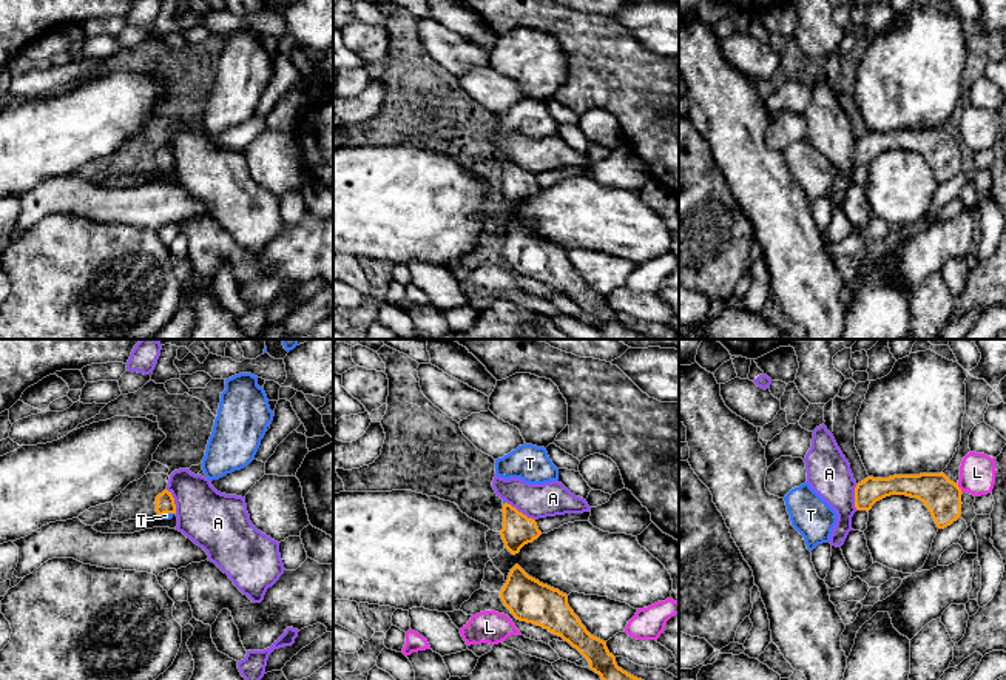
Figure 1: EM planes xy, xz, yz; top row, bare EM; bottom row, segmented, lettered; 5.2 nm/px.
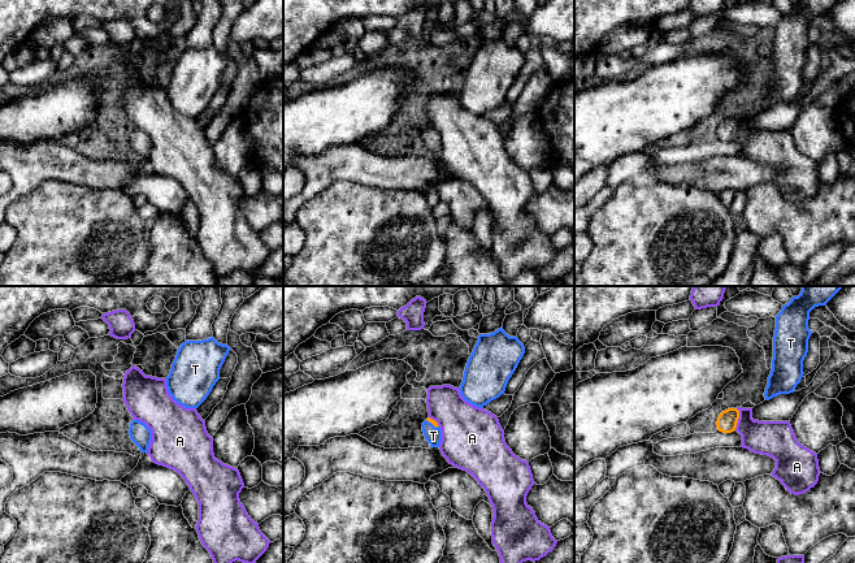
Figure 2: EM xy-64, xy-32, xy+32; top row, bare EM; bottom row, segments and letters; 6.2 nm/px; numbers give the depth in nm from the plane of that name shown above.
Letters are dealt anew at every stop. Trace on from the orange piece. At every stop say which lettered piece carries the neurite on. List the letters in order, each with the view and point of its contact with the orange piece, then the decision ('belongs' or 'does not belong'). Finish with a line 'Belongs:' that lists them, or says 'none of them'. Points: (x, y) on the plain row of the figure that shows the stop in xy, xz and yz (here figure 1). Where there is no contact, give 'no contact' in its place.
A: contact xz (520, 167); does not belong
L: contact yz (960, 144); does not belong
T: contact xy (167, 167); belongs
Belongs: T

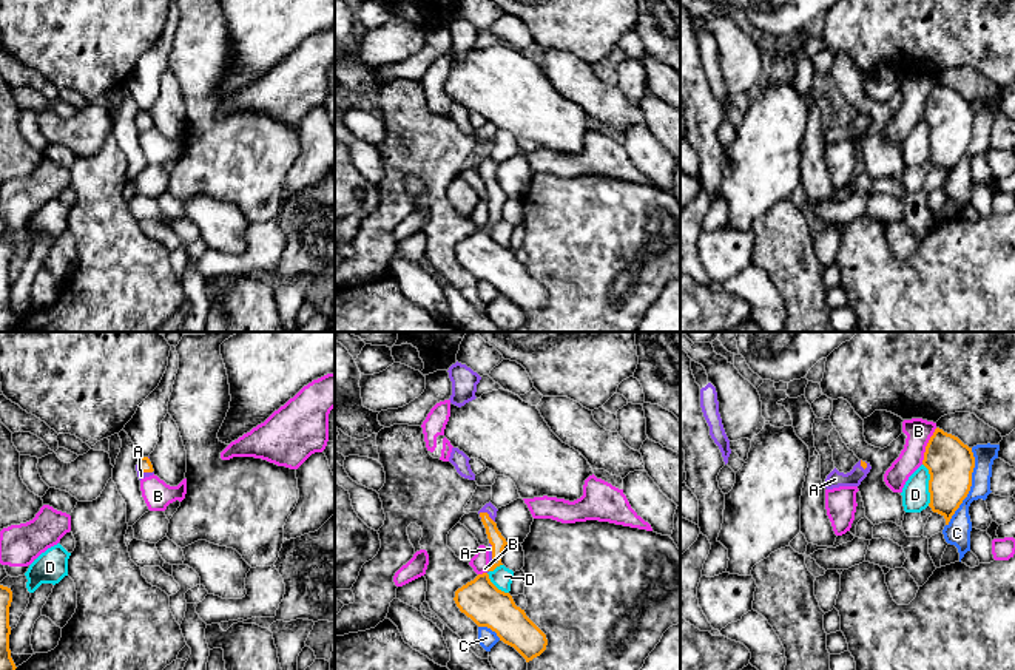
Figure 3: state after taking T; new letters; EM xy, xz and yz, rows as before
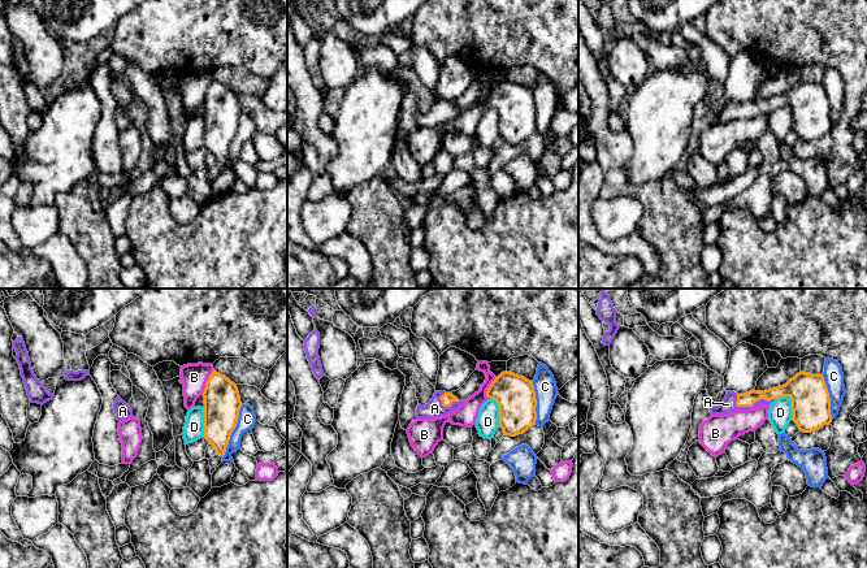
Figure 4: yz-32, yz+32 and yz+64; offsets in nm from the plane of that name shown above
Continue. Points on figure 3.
A: contact xz (488, 169); belongs
B: contact yz (926, 101); does not belong
C: contact yz (971, 139); does not belong
D: contact yz (929, 139); does not belong
Belongs: A

